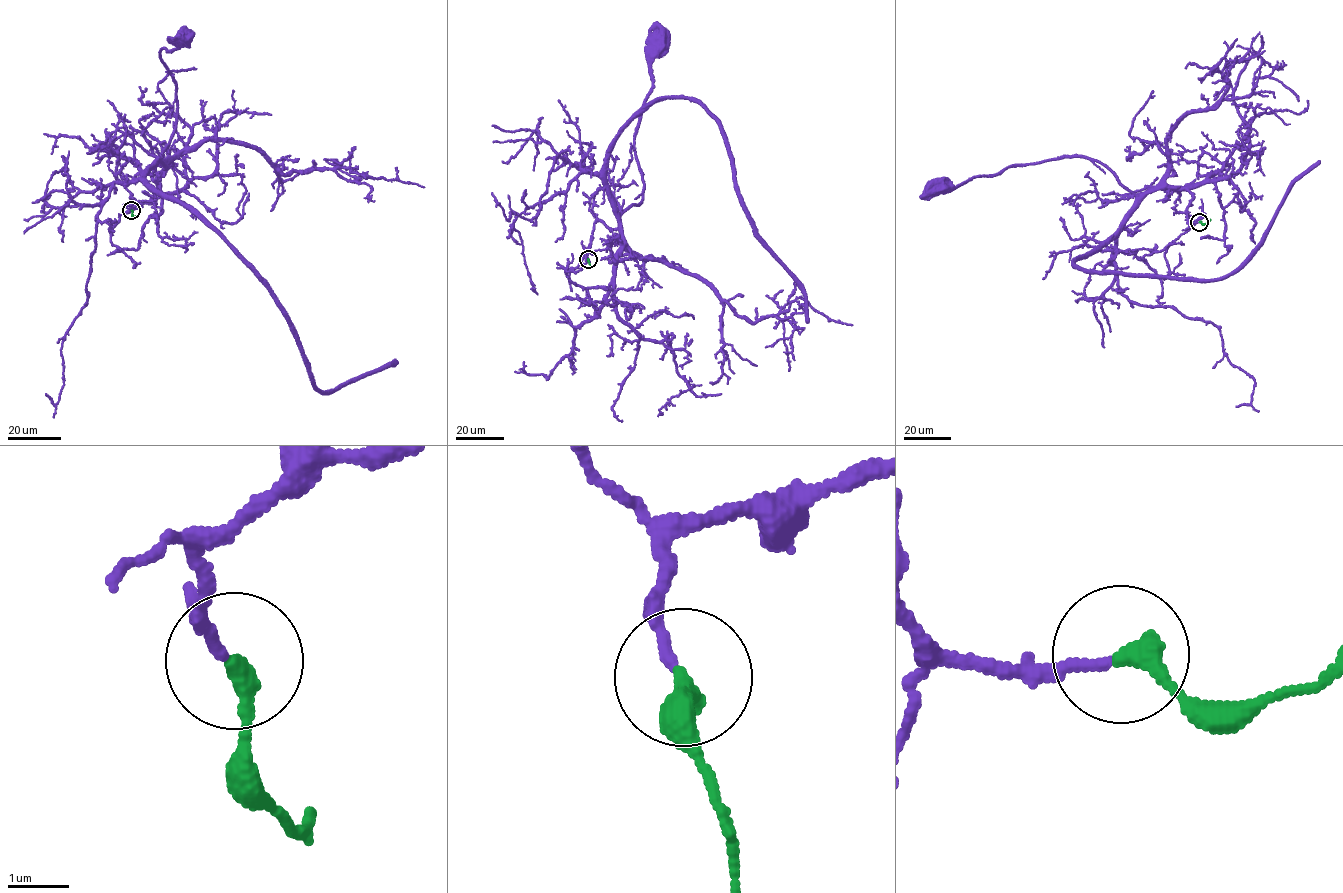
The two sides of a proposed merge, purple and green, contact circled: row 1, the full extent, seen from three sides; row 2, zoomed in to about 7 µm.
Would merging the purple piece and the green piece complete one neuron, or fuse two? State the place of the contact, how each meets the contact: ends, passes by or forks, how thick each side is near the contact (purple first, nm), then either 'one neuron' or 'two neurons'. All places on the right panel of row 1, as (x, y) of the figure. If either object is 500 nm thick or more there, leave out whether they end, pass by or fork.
(1199, 222) | purple ends | green ends | 150/360 nm | one neuron

